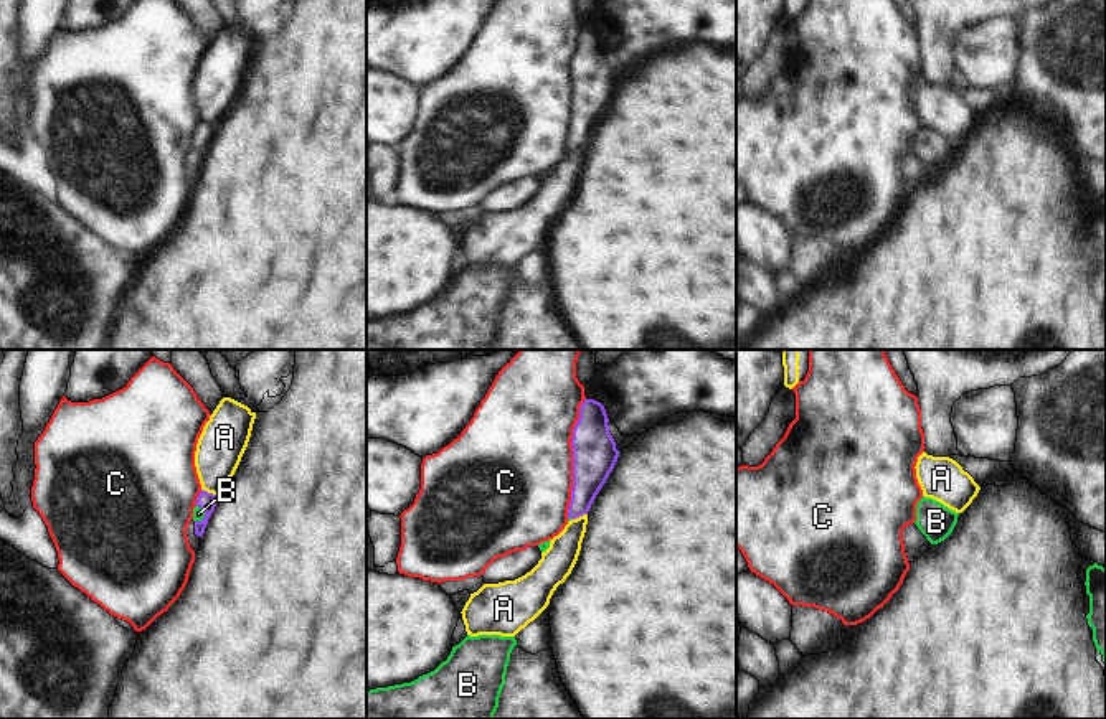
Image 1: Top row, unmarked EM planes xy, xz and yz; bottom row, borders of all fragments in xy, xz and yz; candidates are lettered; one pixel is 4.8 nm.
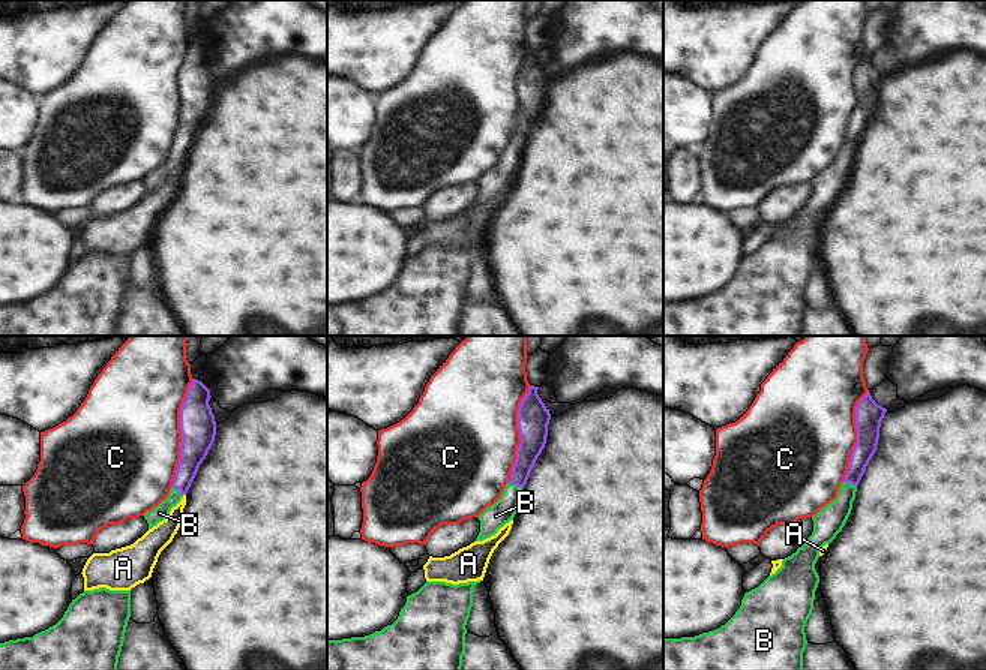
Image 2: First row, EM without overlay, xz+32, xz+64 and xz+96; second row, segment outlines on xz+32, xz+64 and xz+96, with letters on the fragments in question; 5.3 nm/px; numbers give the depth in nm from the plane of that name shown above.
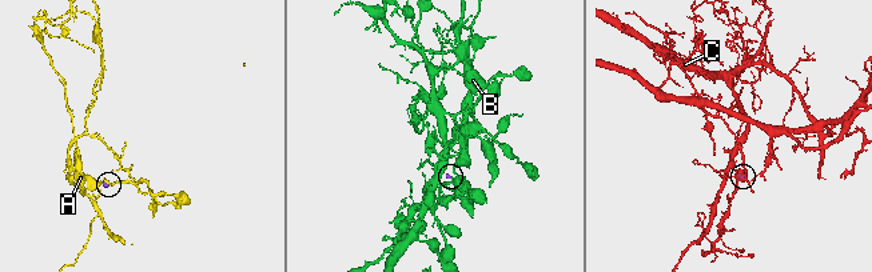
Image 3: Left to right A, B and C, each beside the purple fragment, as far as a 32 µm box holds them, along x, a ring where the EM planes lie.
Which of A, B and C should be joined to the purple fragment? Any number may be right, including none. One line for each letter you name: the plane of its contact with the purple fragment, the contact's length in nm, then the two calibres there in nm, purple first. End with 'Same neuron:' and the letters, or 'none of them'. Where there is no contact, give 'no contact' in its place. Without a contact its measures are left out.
B: xy | 90 nm | 90/60 nm
Same neuron: B

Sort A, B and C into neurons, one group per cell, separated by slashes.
A / B / C

